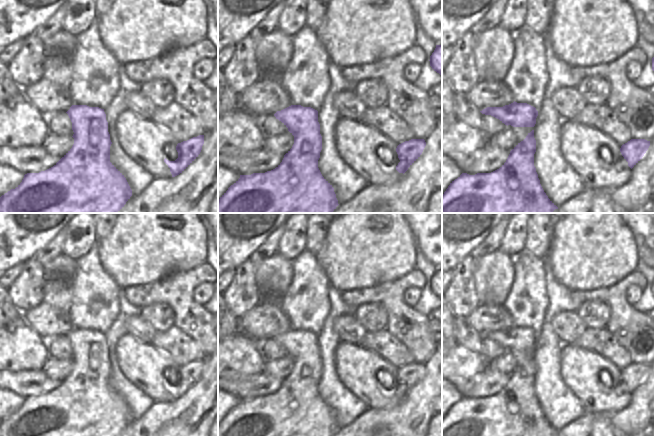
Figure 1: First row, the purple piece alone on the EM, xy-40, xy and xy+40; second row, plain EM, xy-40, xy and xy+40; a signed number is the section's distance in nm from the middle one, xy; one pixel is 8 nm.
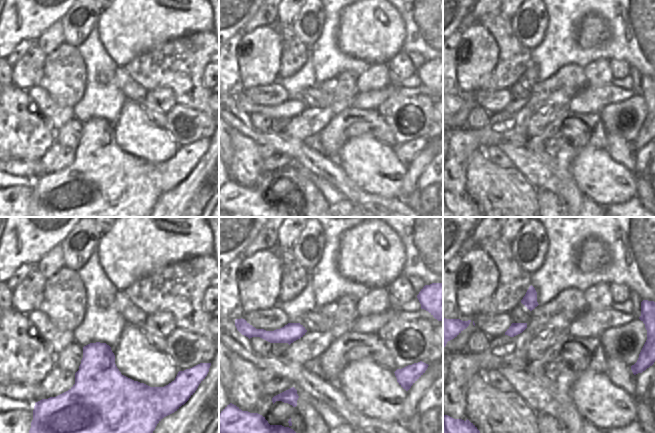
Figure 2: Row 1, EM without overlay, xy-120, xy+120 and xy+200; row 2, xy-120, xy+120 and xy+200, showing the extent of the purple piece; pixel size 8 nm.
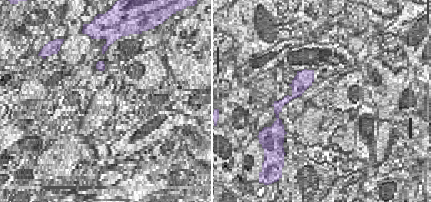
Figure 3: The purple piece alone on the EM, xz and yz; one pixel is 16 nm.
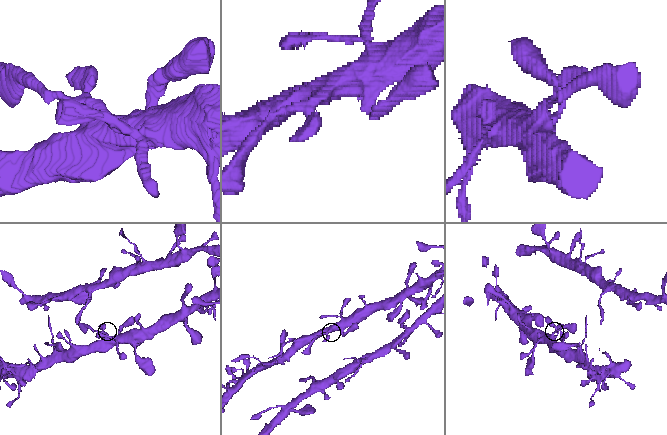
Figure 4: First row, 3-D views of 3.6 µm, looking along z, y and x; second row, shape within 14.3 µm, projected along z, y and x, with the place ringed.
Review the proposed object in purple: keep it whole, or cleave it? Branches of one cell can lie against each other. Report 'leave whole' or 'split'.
leave whole

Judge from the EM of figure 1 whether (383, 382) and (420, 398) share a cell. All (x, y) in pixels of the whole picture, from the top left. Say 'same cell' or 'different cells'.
different cells

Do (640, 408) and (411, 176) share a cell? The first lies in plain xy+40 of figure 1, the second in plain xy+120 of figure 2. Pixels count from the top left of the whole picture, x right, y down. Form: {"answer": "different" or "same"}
{"answer": "same"}

